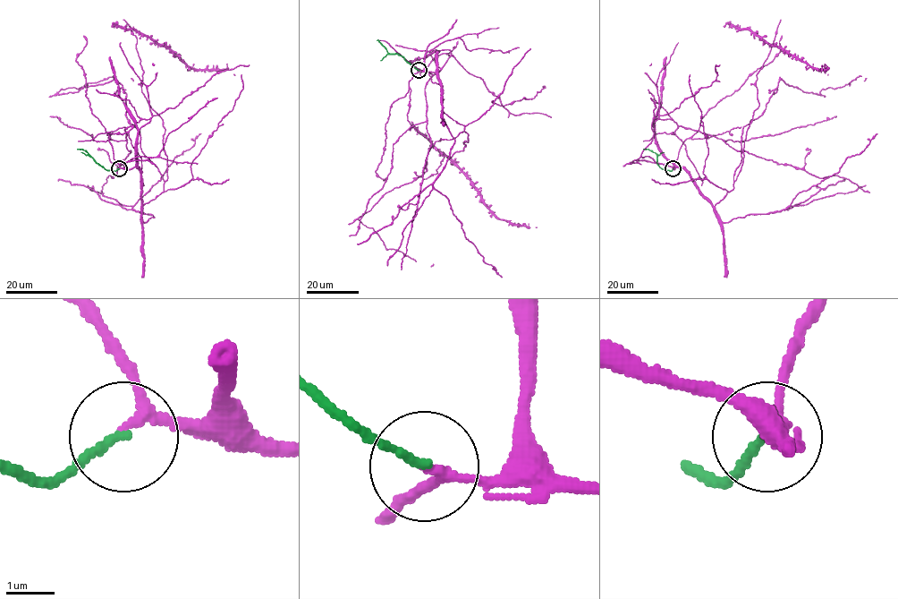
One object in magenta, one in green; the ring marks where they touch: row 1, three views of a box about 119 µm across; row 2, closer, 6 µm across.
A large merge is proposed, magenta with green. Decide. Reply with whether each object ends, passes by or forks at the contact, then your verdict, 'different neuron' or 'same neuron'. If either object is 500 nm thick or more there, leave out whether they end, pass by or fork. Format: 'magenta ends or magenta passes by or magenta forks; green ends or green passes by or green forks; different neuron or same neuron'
magenta passes by; green ends; same neuron

